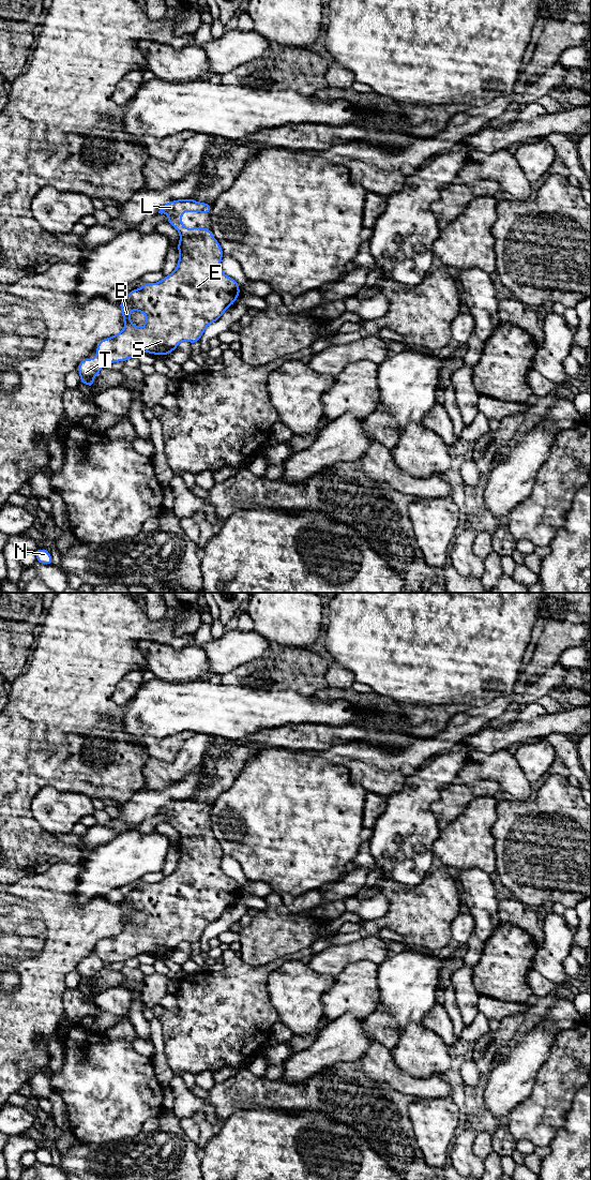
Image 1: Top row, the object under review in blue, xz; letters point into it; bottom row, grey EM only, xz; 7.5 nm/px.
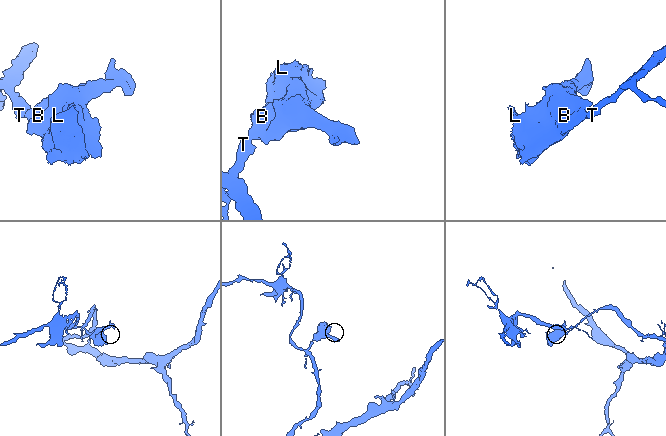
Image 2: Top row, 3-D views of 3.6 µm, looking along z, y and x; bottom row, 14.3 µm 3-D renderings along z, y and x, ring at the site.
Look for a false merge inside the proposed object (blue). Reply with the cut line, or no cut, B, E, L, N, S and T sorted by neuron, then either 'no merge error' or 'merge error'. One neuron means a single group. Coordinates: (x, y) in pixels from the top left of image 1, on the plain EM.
cut xz (97, 955), (104, 962); groups B E L S / N T; merge error

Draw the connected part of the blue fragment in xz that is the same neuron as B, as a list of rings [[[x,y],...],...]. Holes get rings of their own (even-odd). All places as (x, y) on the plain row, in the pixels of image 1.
[[[193,798],[167,802],[158,813],[168,816],[167,822],[180,834],[178,843],[179,862],[172,873],[156,883],[143,883],[140,888],[133,890],[119,903],[123,916],[124,928],[121,932],[101,940],[96,954],[104,964],[126,961],[140,954],[169,955],[183,942],[199,942],[206,928],[221,918],[240,895],[238,882],[224,873],[221,861],[224,852],[209,828],[195,826],[187,828],[182,823],[185,811],[211,813],[212,805],[199,803]],[[131,912],[143,913],[146,924],[137,927],[131,922]]]

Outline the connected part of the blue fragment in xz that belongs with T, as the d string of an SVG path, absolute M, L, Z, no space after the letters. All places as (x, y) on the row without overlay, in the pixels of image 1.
M98 956L91 959L82 959L78 966L80 983L88 985L92 988L94 977L101 972L104 962Z

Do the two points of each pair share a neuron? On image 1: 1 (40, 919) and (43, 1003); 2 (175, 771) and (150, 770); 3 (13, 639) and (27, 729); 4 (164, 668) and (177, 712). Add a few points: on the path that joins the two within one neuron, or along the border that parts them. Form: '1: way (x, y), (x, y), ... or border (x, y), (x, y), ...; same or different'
1: way (49, 940), (49, 967), (43, 974), (43, 982); same
2: way (168, 771), (156, 771); same
3: border (30, 653), (27, 667), (11, 682); different
4: border (156, 677), (166, 682), (193, 681); different

